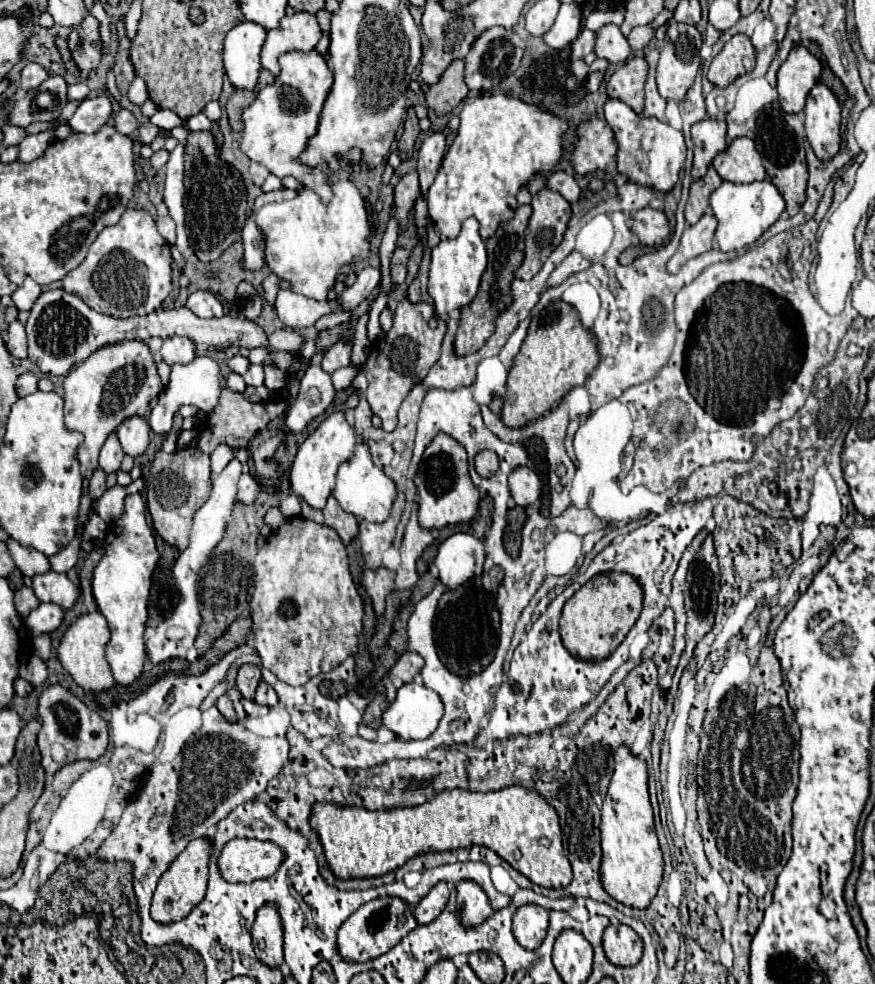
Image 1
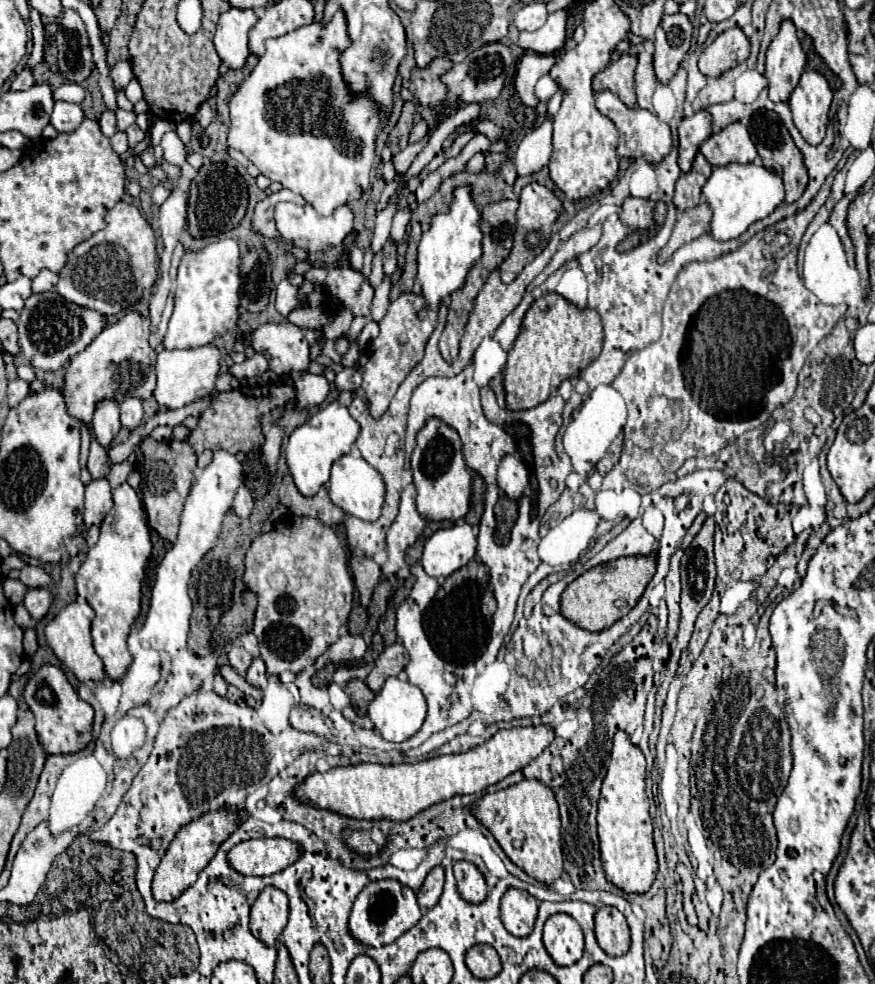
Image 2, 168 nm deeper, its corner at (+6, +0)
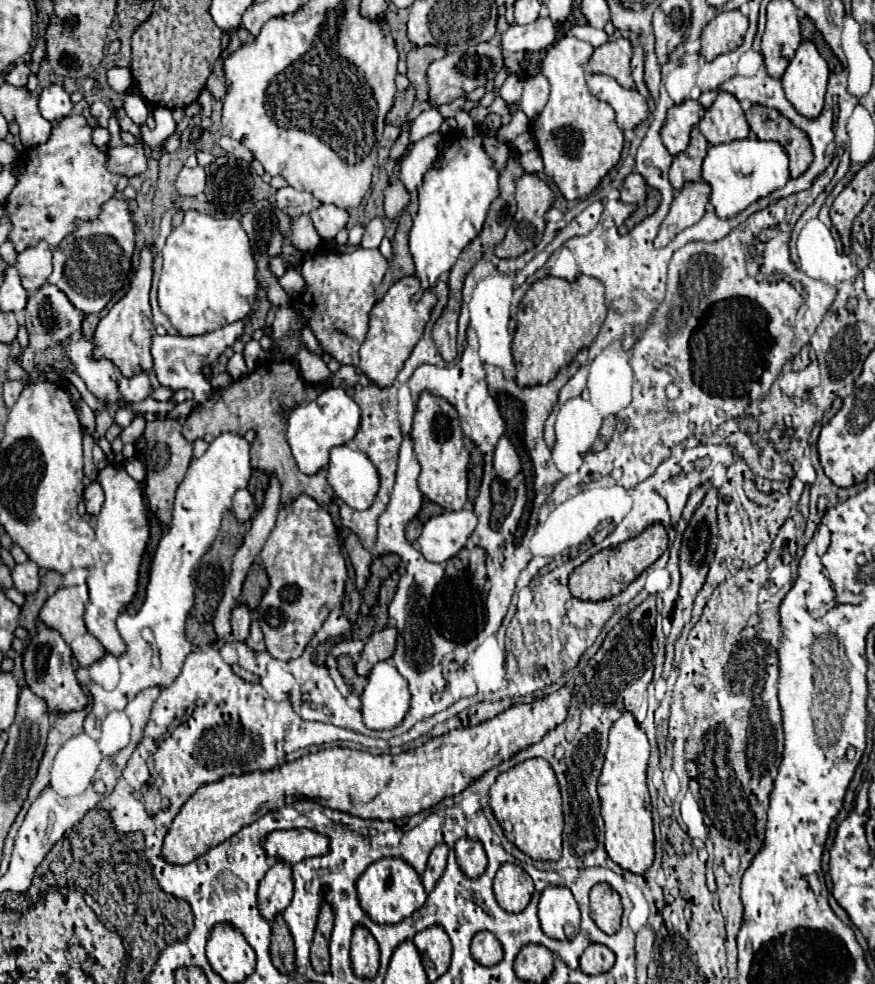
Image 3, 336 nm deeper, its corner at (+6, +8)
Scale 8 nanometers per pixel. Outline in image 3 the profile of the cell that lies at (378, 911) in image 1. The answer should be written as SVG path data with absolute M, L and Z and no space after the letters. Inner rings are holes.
M394 856L372 862L364 870L364 874L358 878L356 886L358 886L360 906L378 924L396 924L396 922L412 916L412 912L416 912L418 908L424 906L426 896L428 896L418 872L406 860L394 858Z

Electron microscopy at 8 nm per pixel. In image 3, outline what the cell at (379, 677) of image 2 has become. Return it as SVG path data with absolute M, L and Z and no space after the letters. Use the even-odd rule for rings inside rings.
M388 624L386 628L374 632L360 652L360 658L356 662L356 672L360 676L368 676L372 664L380 660L388 660L392 656L392 648L396 646L396 626Z

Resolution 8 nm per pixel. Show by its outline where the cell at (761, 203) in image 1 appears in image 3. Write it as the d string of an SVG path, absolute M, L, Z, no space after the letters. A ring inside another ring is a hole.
M744 138L722 142L708 148L708 154L702 162L702 180L712 186L710 204L714 206L720 218L730 218L736 212L742 212L758 198L768 196L776 188L782 188L790 180L788 172L788 154L774 140Z

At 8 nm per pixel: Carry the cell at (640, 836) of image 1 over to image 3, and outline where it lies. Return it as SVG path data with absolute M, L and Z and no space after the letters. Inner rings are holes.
M624 712L610 728L606 760L598 778L598 796L602 818L606 822L606 852L624 870L644 874L654 860L652 804L646 788L650 744L644 730L630 712Z

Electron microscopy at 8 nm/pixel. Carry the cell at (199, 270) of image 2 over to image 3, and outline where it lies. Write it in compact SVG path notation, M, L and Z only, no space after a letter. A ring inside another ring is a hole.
M188 210L178 228L172 228L162 248L164 268L158 284L158 306L170 318L182 336L208 334L224 324L242 320L252 310L258 290L258 266L250 248L250 240L236 218L214 218L198 210Z

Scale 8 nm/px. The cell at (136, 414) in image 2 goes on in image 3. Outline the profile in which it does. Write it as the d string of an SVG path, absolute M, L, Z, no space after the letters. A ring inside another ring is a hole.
M144 370L132 378L120 380L120 394L128 402L142 402L150 394L150 390L152 390L152 386L148 380L148 372L144 372Z

